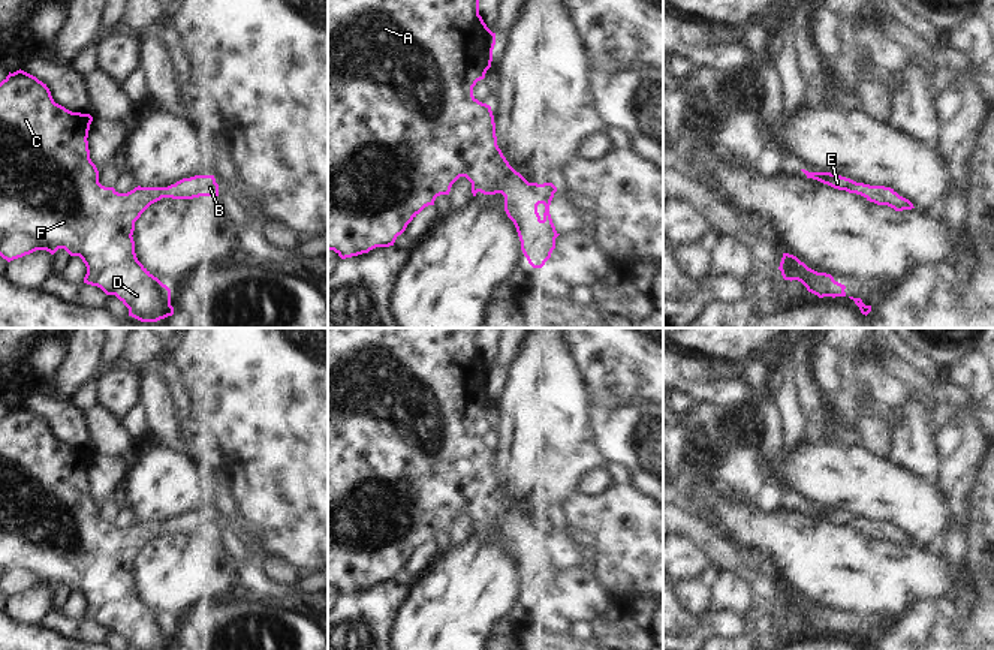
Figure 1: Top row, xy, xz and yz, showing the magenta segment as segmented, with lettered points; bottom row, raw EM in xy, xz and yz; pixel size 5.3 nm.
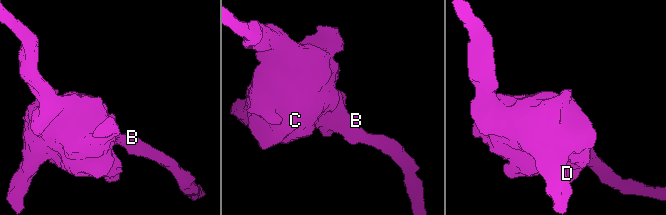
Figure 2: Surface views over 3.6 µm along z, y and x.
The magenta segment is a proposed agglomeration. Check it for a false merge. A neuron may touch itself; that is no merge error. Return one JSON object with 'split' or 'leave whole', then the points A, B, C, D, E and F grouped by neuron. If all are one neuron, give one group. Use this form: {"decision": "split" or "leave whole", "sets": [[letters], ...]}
{"decision": "leave whole", "sets": [["A", "B", "C", "D", "E", "F"]]}

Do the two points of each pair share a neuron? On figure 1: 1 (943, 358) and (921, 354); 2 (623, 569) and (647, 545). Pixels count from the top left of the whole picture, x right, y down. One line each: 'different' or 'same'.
1: same
2: same

